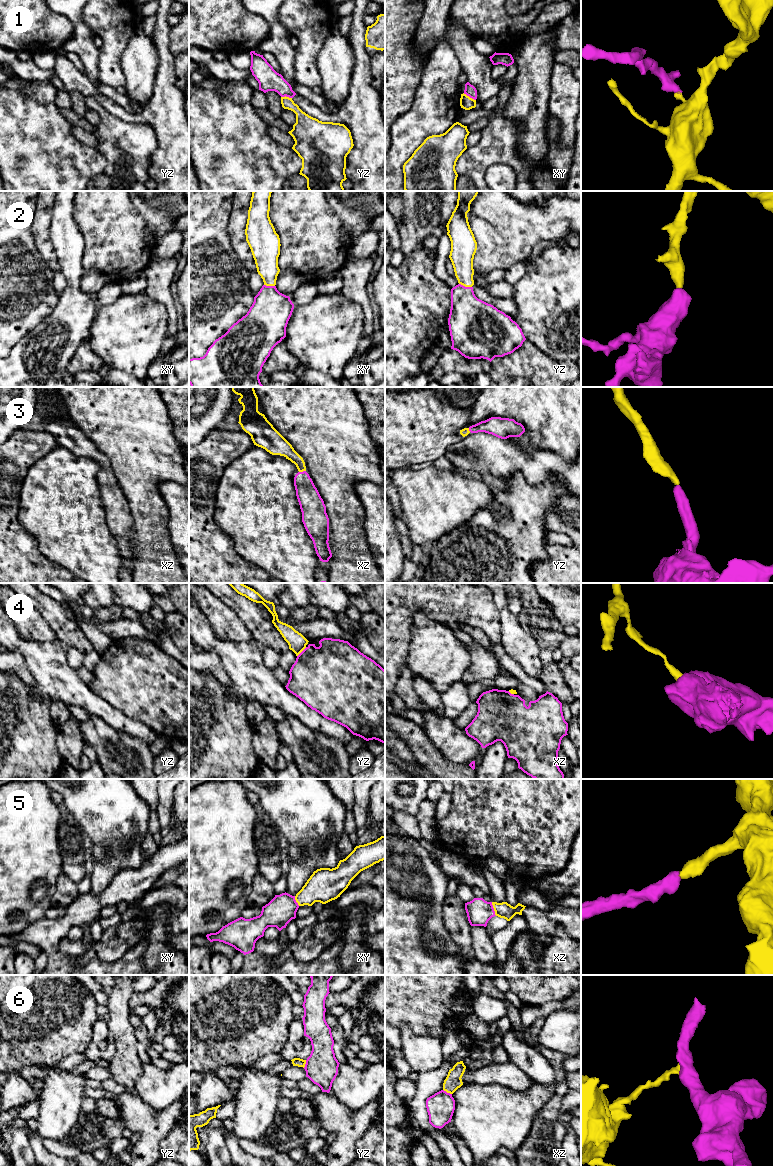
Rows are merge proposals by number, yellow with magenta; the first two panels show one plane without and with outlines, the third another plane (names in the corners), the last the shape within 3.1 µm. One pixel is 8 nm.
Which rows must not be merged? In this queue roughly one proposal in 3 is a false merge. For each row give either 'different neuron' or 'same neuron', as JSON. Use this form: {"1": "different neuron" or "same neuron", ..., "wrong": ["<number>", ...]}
{"1": "different neuron", "2": "same neuron", "3": "same neuron", "4": "different neuron", "5": "same neuron", "6": "different neuron", "wrong": ["1", "4", "6"]}

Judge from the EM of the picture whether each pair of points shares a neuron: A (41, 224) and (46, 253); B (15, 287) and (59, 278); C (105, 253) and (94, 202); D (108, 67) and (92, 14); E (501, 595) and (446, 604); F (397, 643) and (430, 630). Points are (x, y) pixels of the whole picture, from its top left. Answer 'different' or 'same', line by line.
A: same
B: different
C: same
D: same
E: different
F: different

